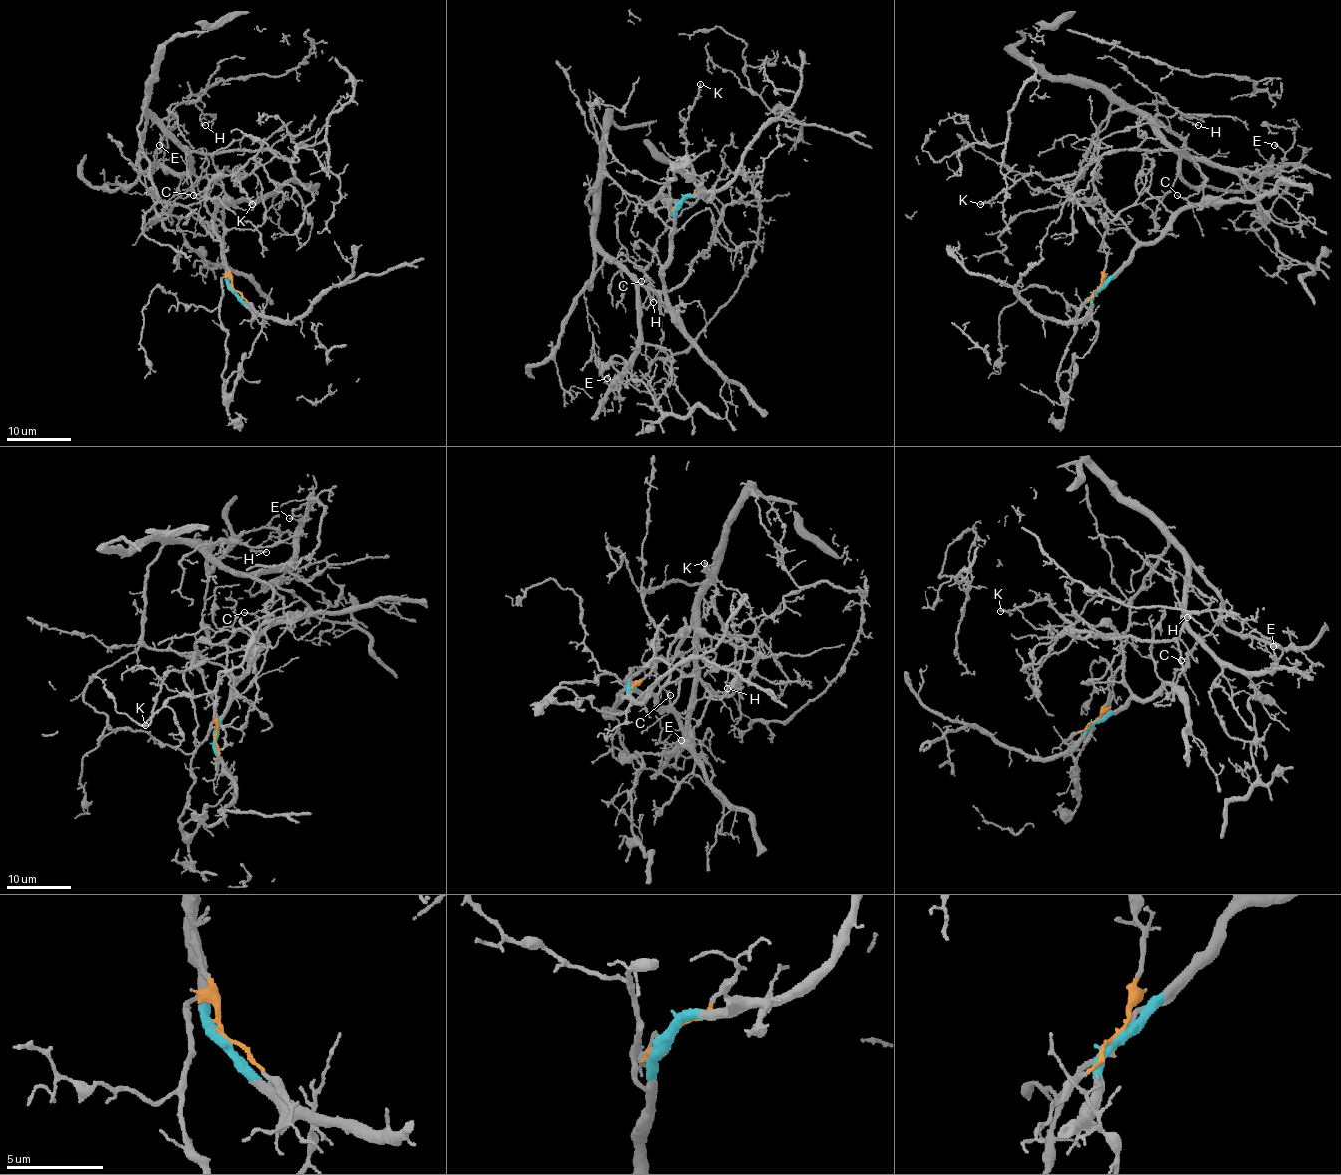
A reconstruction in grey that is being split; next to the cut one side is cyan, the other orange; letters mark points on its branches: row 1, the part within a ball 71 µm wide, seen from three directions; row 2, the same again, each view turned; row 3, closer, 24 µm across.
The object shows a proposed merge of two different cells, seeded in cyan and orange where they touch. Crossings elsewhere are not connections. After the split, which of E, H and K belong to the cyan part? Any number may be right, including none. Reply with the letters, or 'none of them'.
none of them

